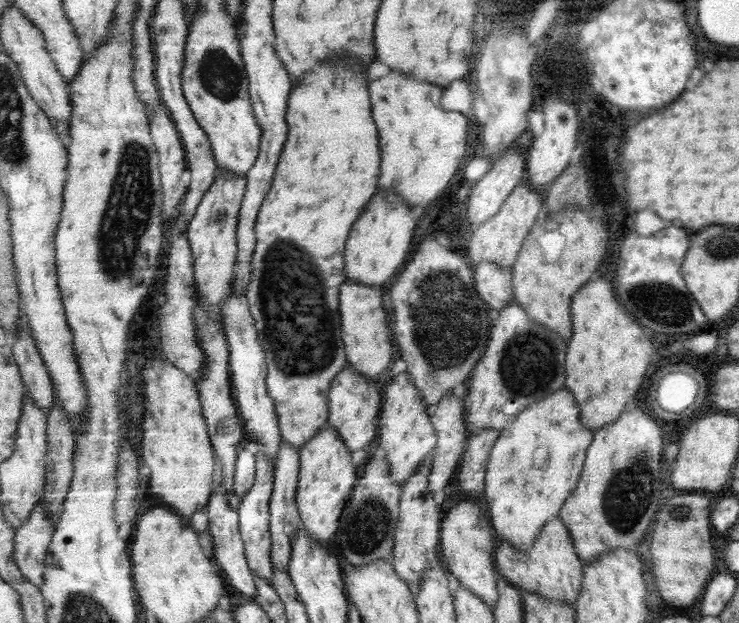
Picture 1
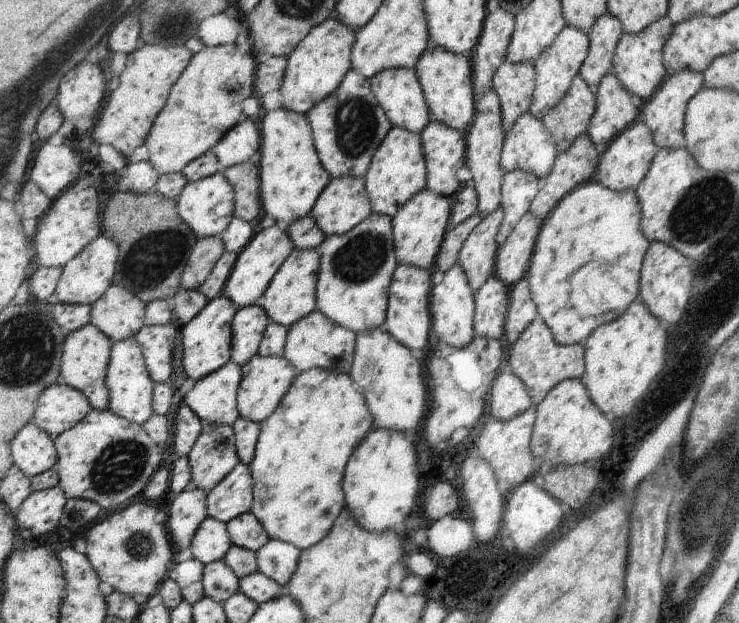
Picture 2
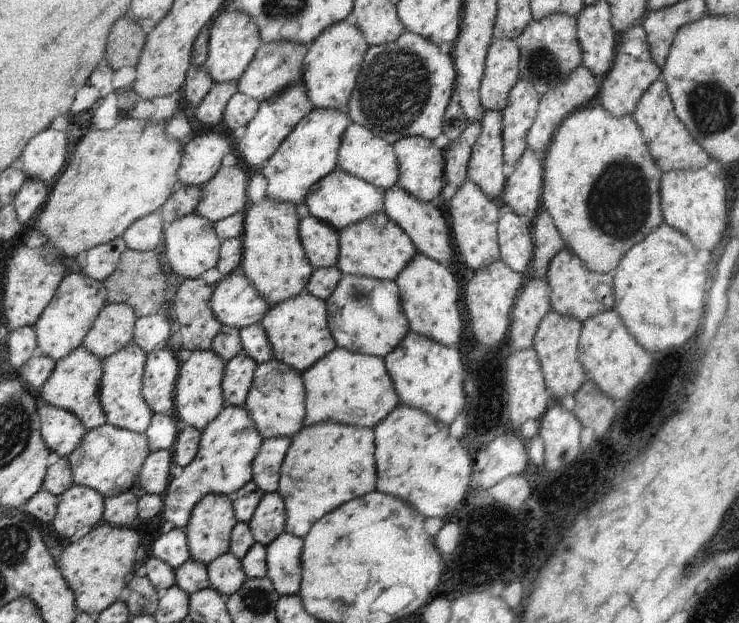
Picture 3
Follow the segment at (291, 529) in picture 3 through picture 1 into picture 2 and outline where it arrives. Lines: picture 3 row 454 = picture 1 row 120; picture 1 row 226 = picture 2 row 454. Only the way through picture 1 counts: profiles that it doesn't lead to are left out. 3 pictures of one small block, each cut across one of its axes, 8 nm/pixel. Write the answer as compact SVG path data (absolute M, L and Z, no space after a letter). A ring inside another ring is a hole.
M314 368L298 373L282 403L261 425L256 455L250 464L254 476L254 504L251 512L261 521L271 539L279 539L305 550L321 542L346 507L343 472L355 448L375 428L365 395L357 390L352 376Z

